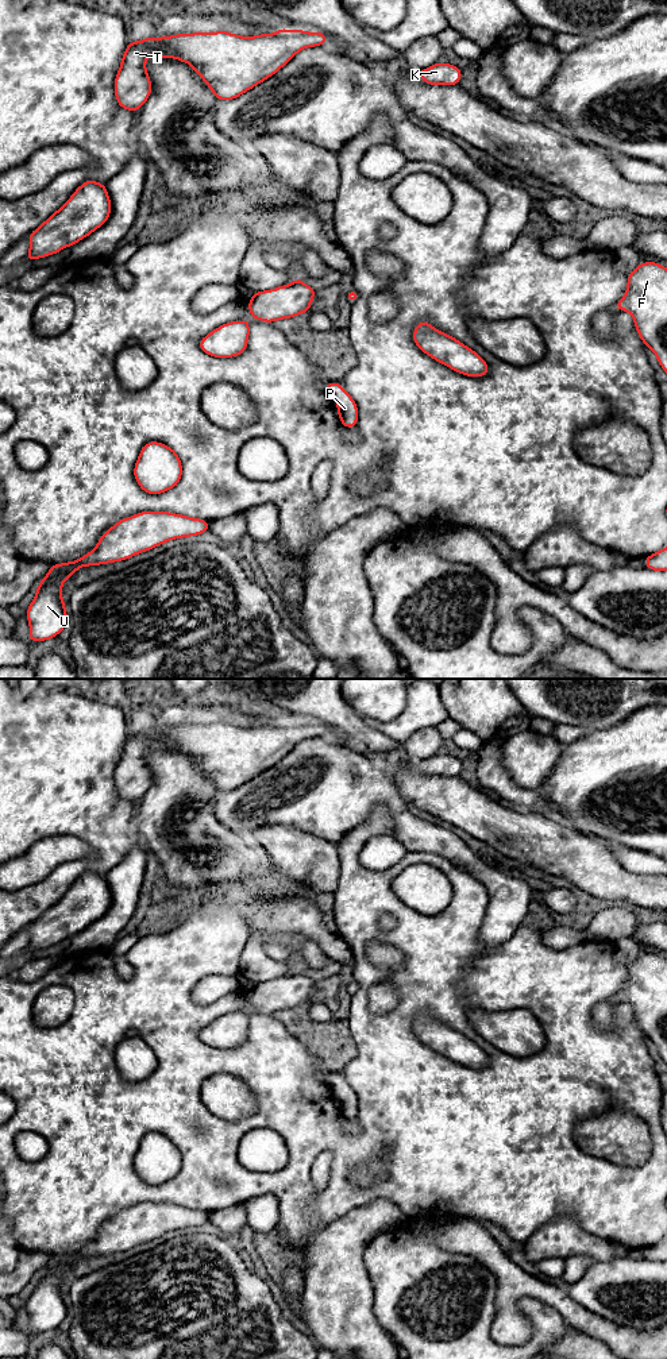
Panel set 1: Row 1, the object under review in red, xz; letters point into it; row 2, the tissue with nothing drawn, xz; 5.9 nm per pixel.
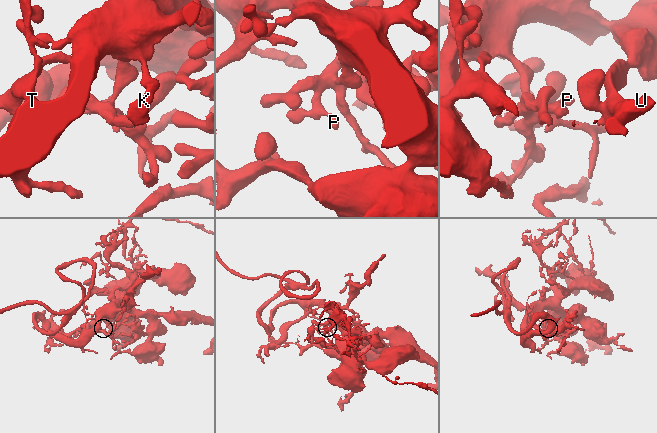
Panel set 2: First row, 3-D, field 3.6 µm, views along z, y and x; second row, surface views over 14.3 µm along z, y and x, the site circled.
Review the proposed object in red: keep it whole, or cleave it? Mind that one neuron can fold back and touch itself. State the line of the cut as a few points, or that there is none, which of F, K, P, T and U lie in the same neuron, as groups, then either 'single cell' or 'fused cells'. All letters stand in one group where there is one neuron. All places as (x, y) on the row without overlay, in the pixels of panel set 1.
cut none; groups F K P T U; single cell

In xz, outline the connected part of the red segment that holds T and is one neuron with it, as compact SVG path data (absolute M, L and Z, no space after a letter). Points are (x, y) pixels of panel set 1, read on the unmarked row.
M286 719L255 727L217 722L130 731L115 769L116 792L127 802L139 802L150 788L149 746L189 754L217 791L234 791L275 765L302 740L319 736L327 736L324 723Z

